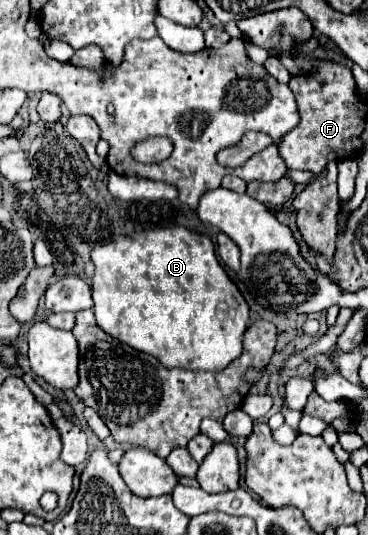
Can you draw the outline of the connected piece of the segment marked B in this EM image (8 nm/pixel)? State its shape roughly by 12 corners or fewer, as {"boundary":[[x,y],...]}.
{"boundary":[[208,235],[92,249],[96,323],[164,367],[220,371],[248,305]]}

